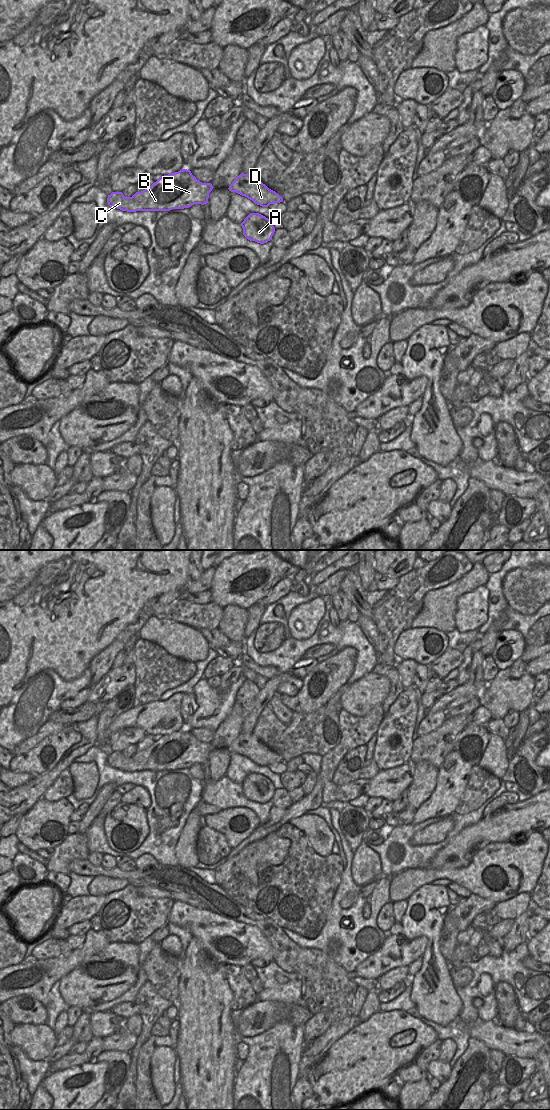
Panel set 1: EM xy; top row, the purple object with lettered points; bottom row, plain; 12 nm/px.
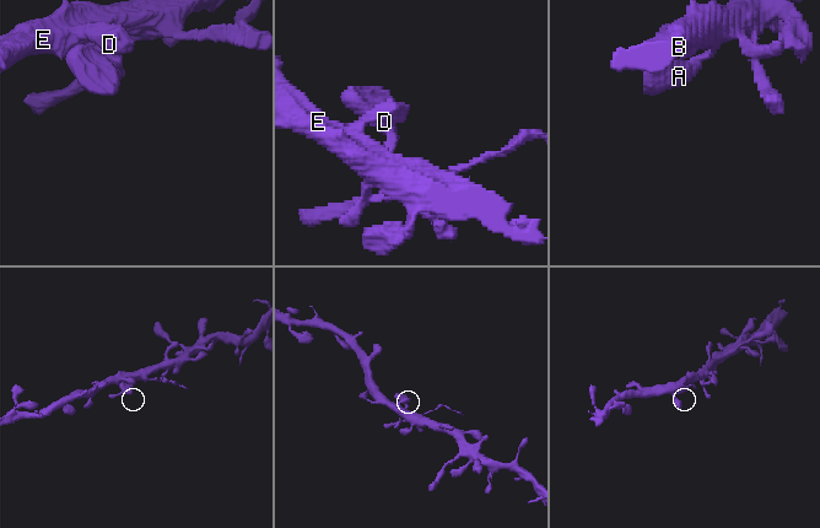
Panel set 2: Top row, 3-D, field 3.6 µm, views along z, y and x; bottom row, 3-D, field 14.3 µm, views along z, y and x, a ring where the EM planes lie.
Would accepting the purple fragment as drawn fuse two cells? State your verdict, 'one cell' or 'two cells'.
one cell

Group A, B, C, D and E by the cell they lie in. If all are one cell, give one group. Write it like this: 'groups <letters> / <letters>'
groups A B C D E

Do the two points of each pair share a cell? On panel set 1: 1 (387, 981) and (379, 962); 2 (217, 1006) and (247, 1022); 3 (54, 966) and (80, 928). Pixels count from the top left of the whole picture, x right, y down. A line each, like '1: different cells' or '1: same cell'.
1: different cells
2: different cells
3: different cells

